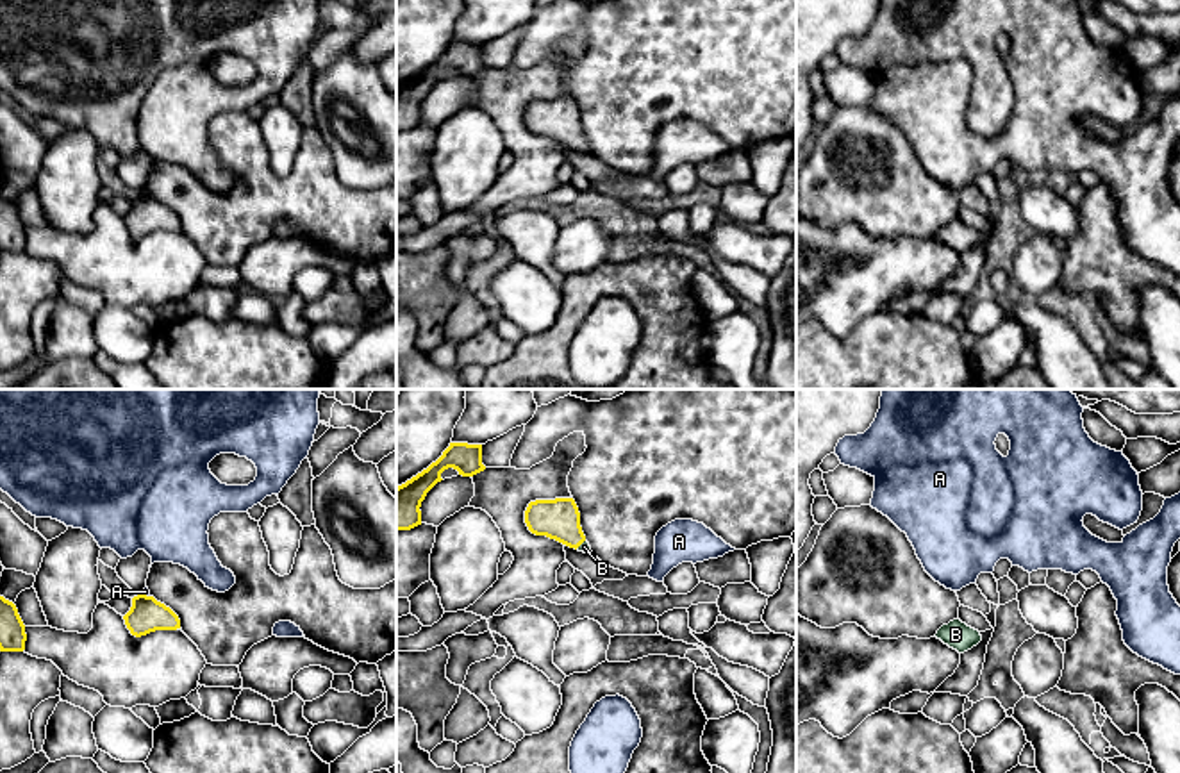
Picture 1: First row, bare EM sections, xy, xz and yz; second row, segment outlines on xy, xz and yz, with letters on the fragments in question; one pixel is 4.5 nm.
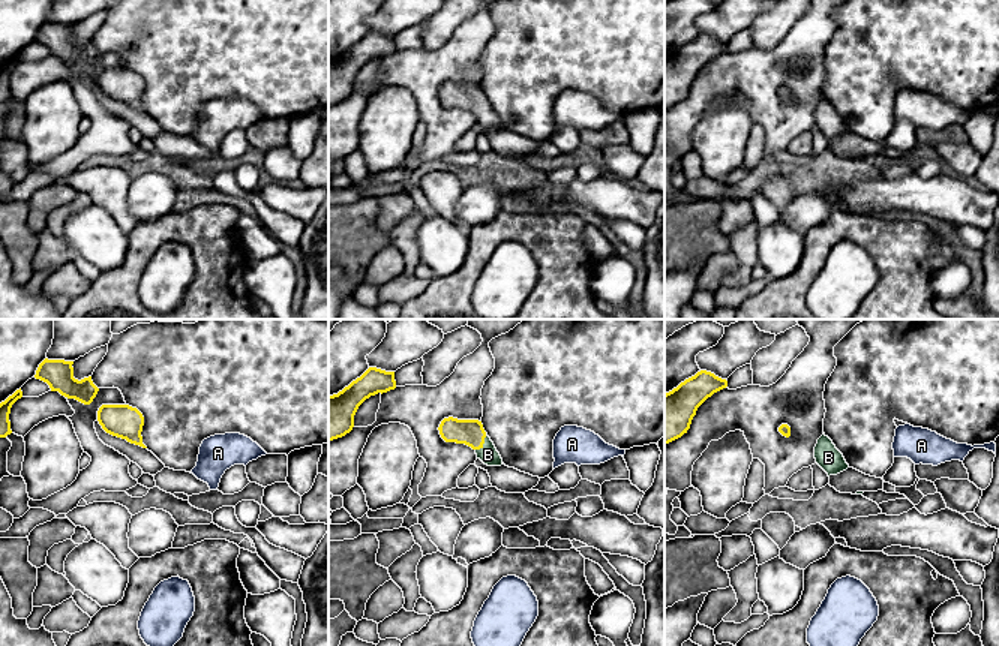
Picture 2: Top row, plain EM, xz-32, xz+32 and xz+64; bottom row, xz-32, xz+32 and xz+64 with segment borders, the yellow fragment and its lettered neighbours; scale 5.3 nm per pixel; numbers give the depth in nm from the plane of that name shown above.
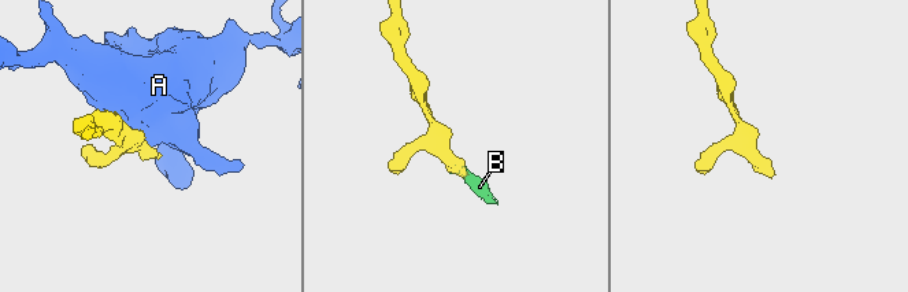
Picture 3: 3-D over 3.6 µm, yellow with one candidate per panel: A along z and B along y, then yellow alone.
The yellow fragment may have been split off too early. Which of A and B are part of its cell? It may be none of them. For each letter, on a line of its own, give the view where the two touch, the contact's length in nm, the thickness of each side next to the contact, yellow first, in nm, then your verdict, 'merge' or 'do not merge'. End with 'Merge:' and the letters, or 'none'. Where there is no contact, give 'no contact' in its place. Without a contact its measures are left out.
A: xy | 50 nm | 160/30 nm | do not merge
B: xz | 60 nm | 180/50 nm | merge
Merge: B

